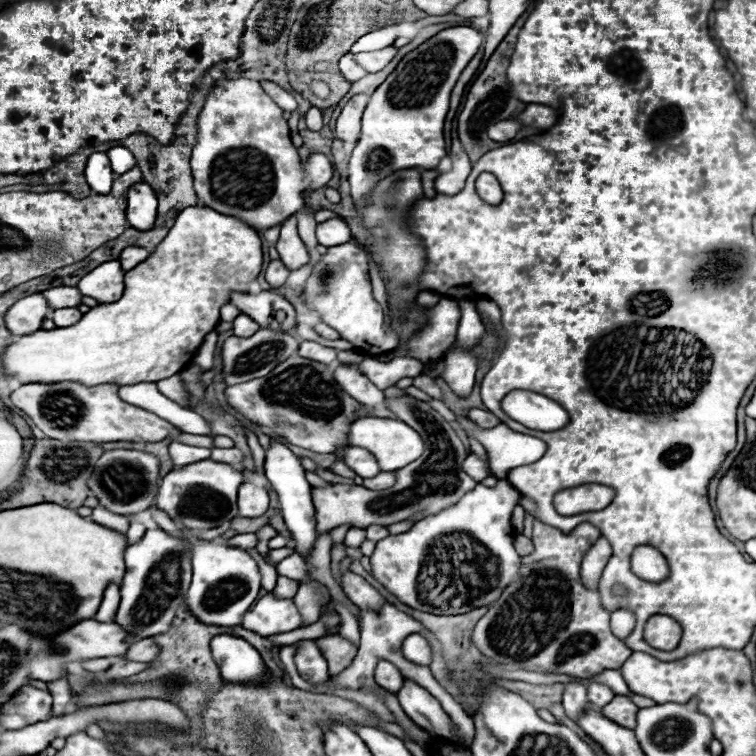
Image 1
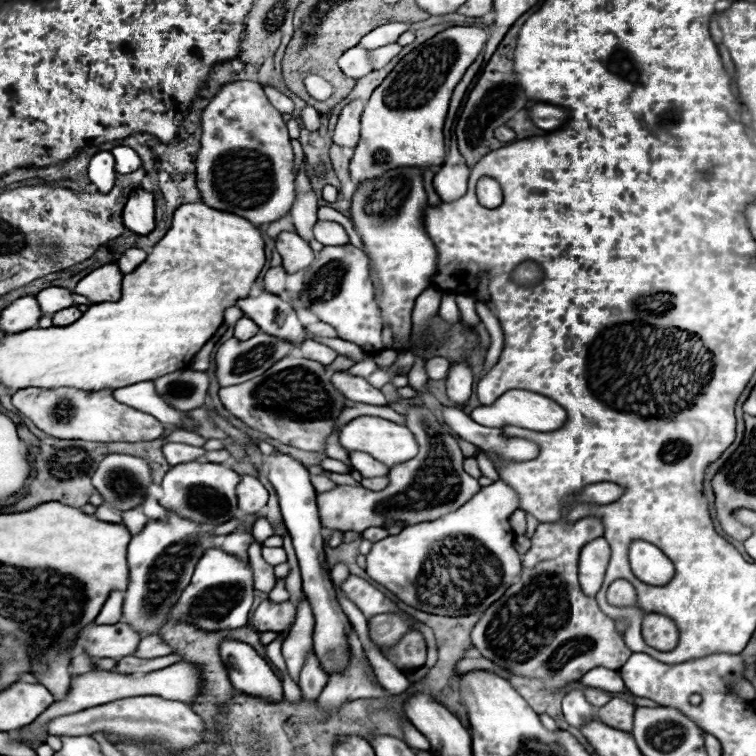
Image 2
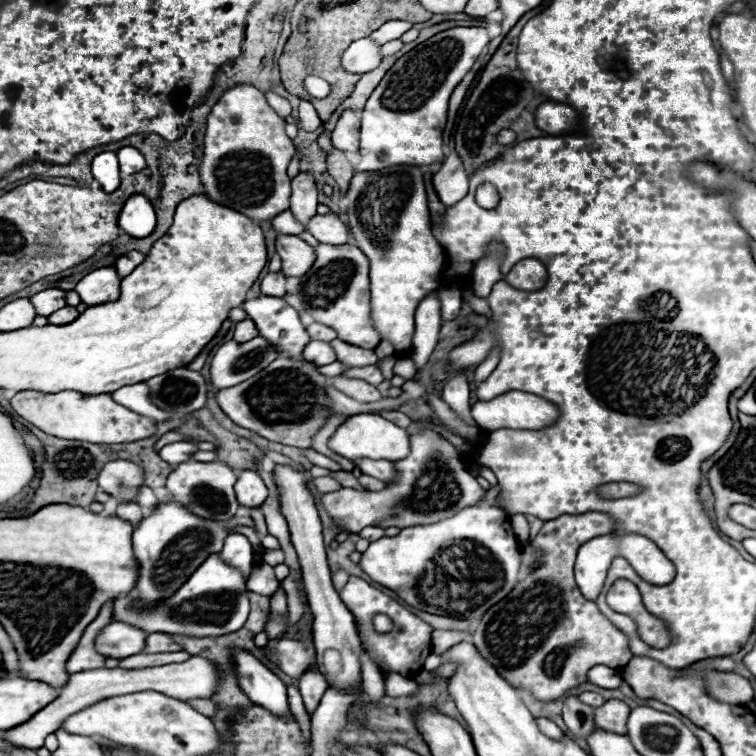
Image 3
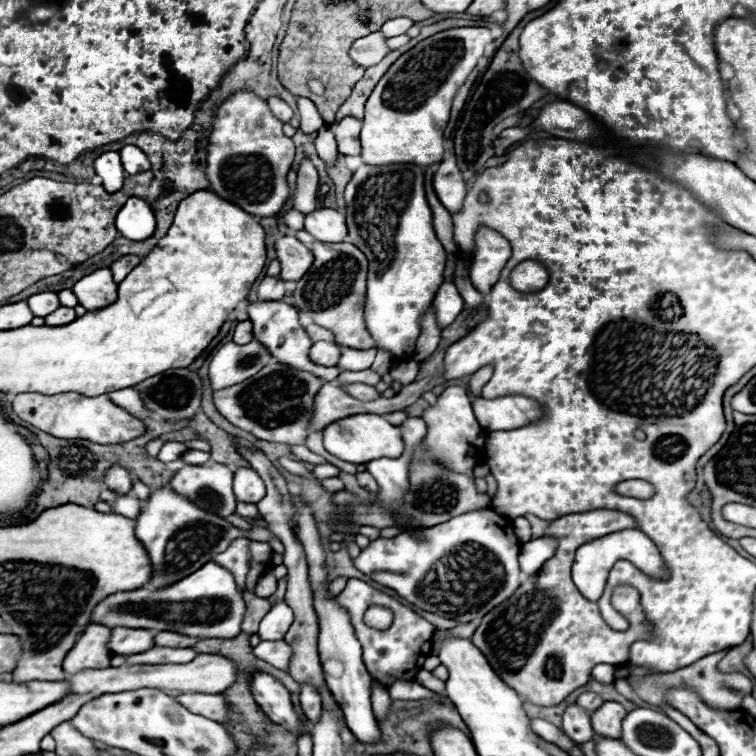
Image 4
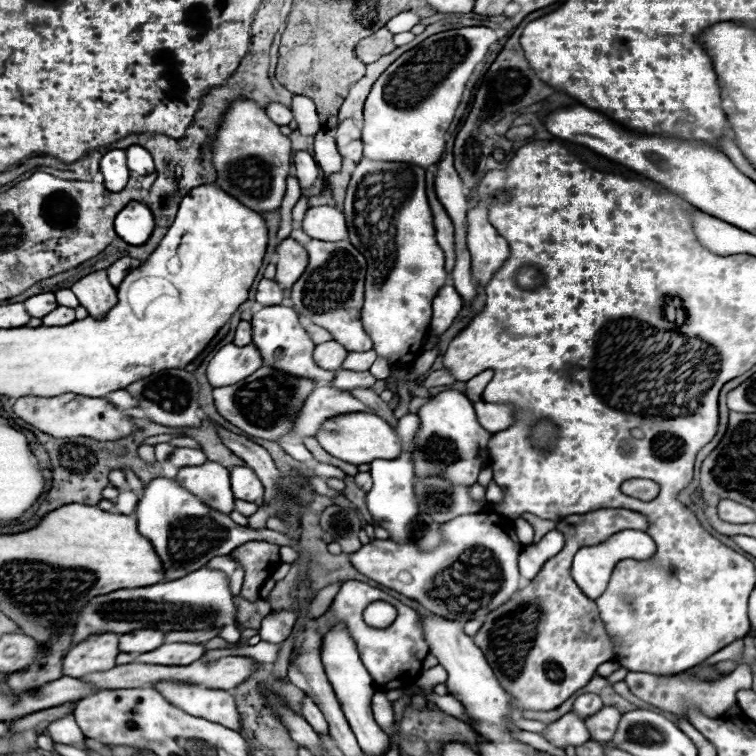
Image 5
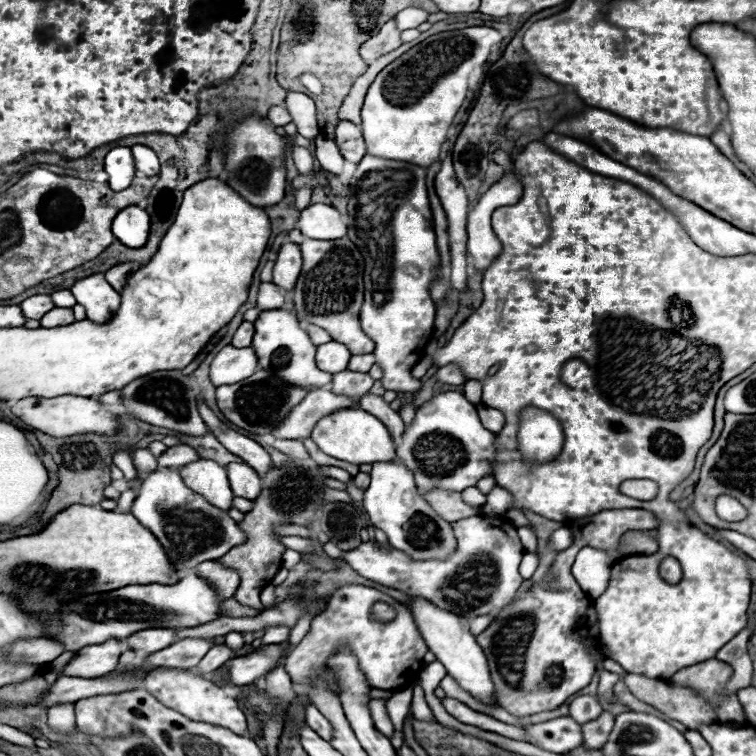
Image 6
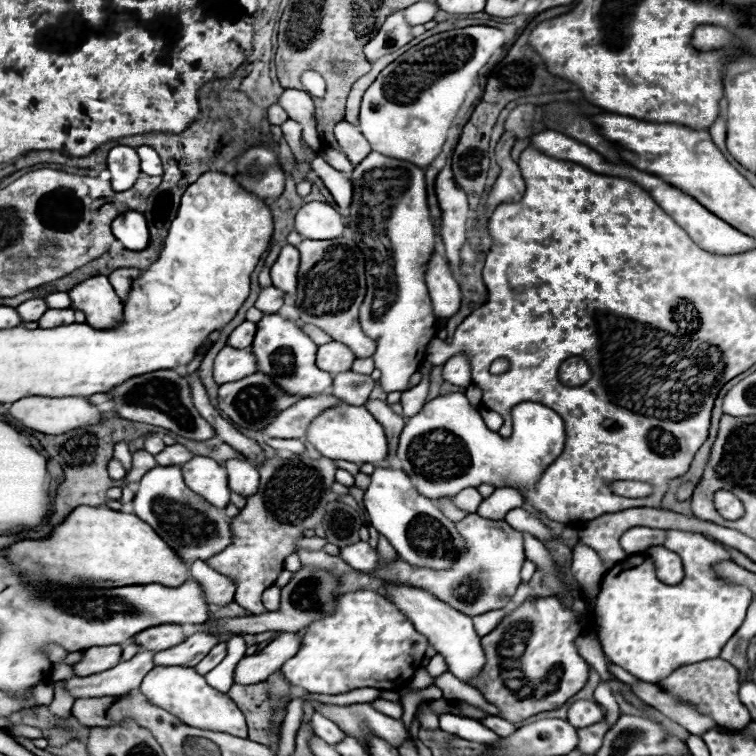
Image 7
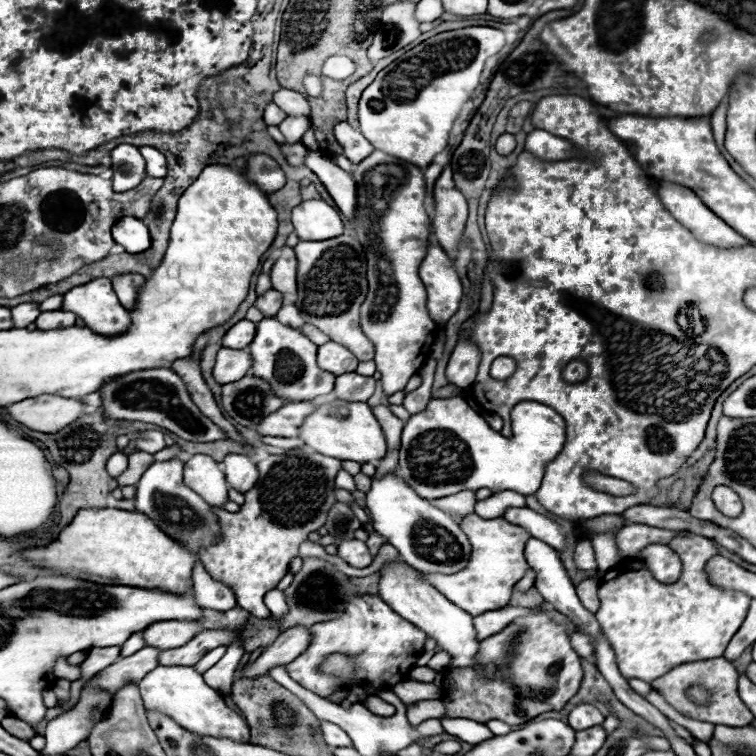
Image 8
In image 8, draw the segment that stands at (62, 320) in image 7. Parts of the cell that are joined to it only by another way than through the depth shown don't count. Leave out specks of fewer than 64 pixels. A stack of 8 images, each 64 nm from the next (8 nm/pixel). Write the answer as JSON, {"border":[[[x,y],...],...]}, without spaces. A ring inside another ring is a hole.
{"border":[[[52,310],[52,312],[42,312],[34,324],[38,330],[58,330],[58,328],[70,328],[74,326],[74,322],[76,316],[72,312]]]}

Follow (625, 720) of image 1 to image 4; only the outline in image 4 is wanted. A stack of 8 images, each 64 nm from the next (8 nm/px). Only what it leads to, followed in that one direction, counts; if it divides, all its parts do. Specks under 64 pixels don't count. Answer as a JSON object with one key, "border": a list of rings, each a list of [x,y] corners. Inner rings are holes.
{"border":[[[604,702],[592,712],[592,728],[596,736],[620,736],[626,710],[618,702]]]}

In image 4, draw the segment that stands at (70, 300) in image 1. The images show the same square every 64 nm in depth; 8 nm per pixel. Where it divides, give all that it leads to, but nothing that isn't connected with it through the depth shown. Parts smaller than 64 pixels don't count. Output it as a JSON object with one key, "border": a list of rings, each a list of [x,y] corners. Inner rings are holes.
{"border":[[[40,292],[40,294],[30,296],[26,302],[28,302],[30,310],[34,312],[34,316],[42,316],[42,318],[46,318],[50,312],[60,308],[56,292]]]}

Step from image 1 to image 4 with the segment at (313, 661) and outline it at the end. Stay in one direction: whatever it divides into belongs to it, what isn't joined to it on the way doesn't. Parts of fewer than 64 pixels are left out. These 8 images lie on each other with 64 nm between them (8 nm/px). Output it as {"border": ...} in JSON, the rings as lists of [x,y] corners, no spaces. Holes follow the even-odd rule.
{"border":[[[302,686],[302,692],[300,692],[300,704],[302,704],[302,710],[308,718],[308,722],[316,724],[322,716],[322,706],[320,706],[320,694],[312,688],[312,686]]]}

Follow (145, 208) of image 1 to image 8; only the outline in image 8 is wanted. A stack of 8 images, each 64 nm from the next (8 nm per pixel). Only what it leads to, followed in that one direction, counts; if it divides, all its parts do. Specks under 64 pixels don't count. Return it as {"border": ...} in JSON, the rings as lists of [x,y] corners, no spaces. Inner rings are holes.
{"border":[[[124,216],[122,220],[118,220],[112,228],[112,236],[114,236],[116,244],[124,246],[124,250],[128,254],[146,252],[146,248],[150,248],[148,228],[144,226],[142,220],[132,218],[132,216]]]}

